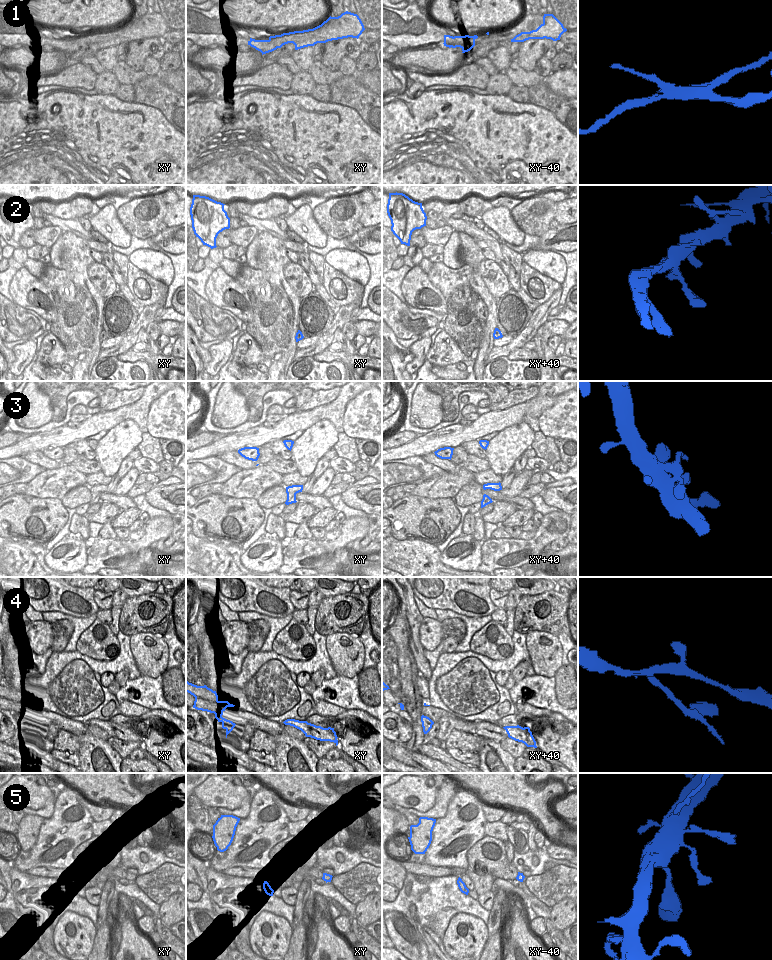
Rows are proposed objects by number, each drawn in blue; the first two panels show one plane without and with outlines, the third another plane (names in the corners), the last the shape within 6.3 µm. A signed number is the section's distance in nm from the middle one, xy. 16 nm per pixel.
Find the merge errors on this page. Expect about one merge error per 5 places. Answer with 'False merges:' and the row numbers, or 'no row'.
False merges: 1, 4

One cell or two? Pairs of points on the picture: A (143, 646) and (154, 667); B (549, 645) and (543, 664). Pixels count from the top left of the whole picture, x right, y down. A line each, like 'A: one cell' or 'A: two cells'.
A: one cell
B: one cell

